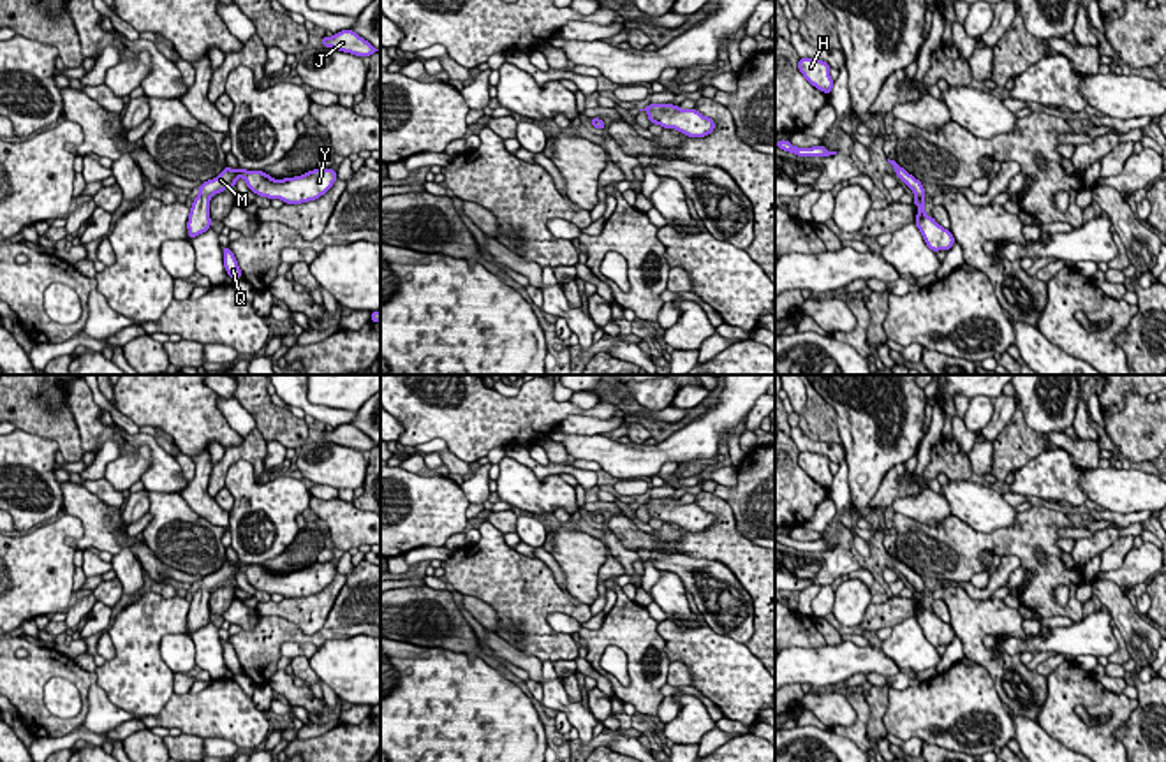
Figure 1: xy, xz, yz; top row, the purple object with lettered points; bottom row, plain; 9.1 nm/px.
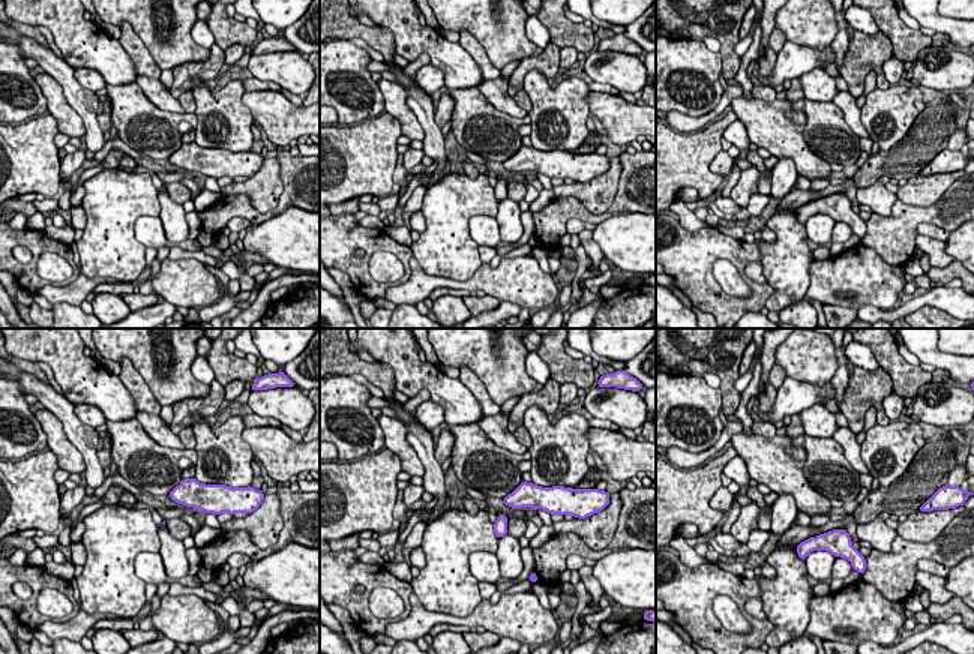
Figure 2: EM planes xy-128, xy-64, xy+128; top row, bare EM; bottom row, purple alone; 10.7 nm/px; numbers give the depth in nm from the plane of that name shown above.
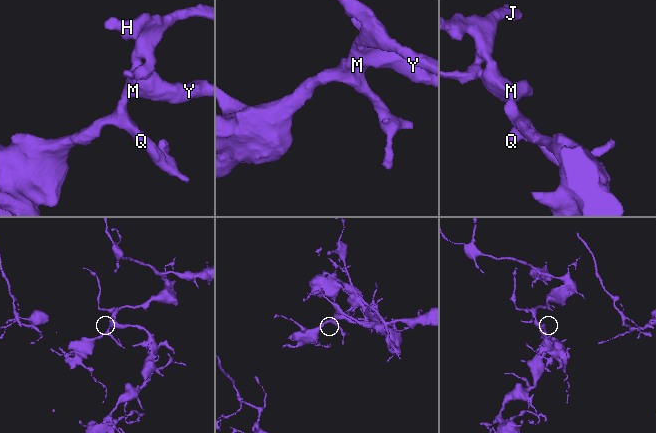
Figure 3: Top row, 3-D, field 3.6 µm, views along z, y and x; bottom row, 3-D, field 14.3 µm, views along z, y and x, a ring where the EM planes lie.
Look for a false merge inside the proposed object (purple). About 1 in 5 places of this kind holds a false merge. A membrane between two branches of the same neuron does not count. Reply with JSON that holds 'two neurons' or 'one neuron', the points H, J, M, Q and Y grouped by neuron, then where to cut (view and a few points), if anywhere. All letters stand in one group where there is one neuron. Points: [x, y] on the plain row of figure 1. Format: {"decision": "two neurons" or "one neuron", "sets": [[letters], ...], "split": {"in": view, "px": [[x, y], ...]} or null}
{"decision": "one neuron", "sets": [["H", "J", "M", "Q", "Y"]], "split": null}

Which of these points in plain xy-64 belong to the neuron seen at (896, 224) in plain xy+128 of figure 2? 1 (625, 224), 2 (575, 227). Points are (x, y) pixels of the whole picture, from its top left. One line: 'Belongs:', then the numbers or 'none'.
Belongs: none

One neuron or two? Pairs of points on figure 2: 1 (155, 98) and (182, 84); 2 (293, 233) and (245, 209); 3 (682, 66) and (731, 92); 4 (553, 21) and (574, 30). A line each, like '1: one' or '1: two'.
1: two
2: two
3: two
4: one

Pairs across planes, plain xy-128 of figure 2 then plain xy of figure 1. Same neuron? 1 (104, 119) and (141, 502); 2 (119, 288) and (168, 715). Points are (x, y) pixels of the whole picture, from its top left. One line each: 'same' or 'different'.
1: same
2: different

